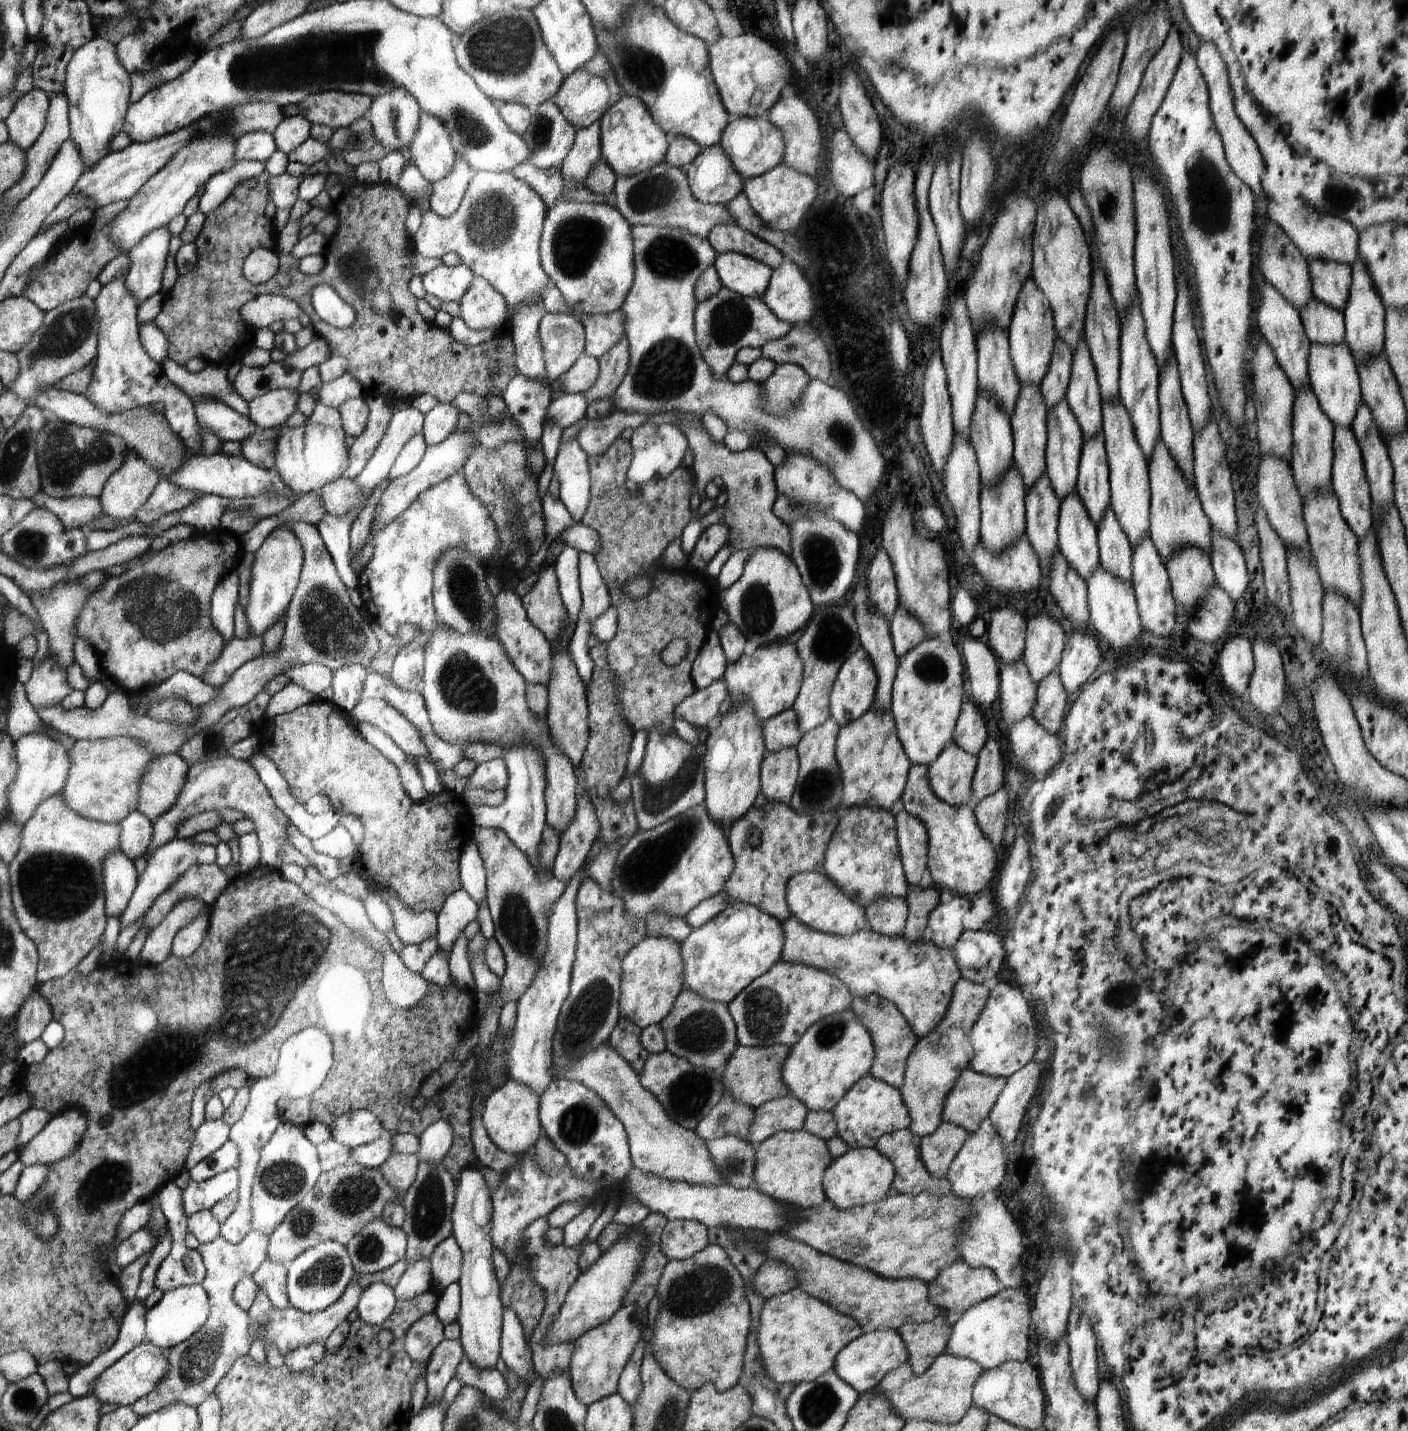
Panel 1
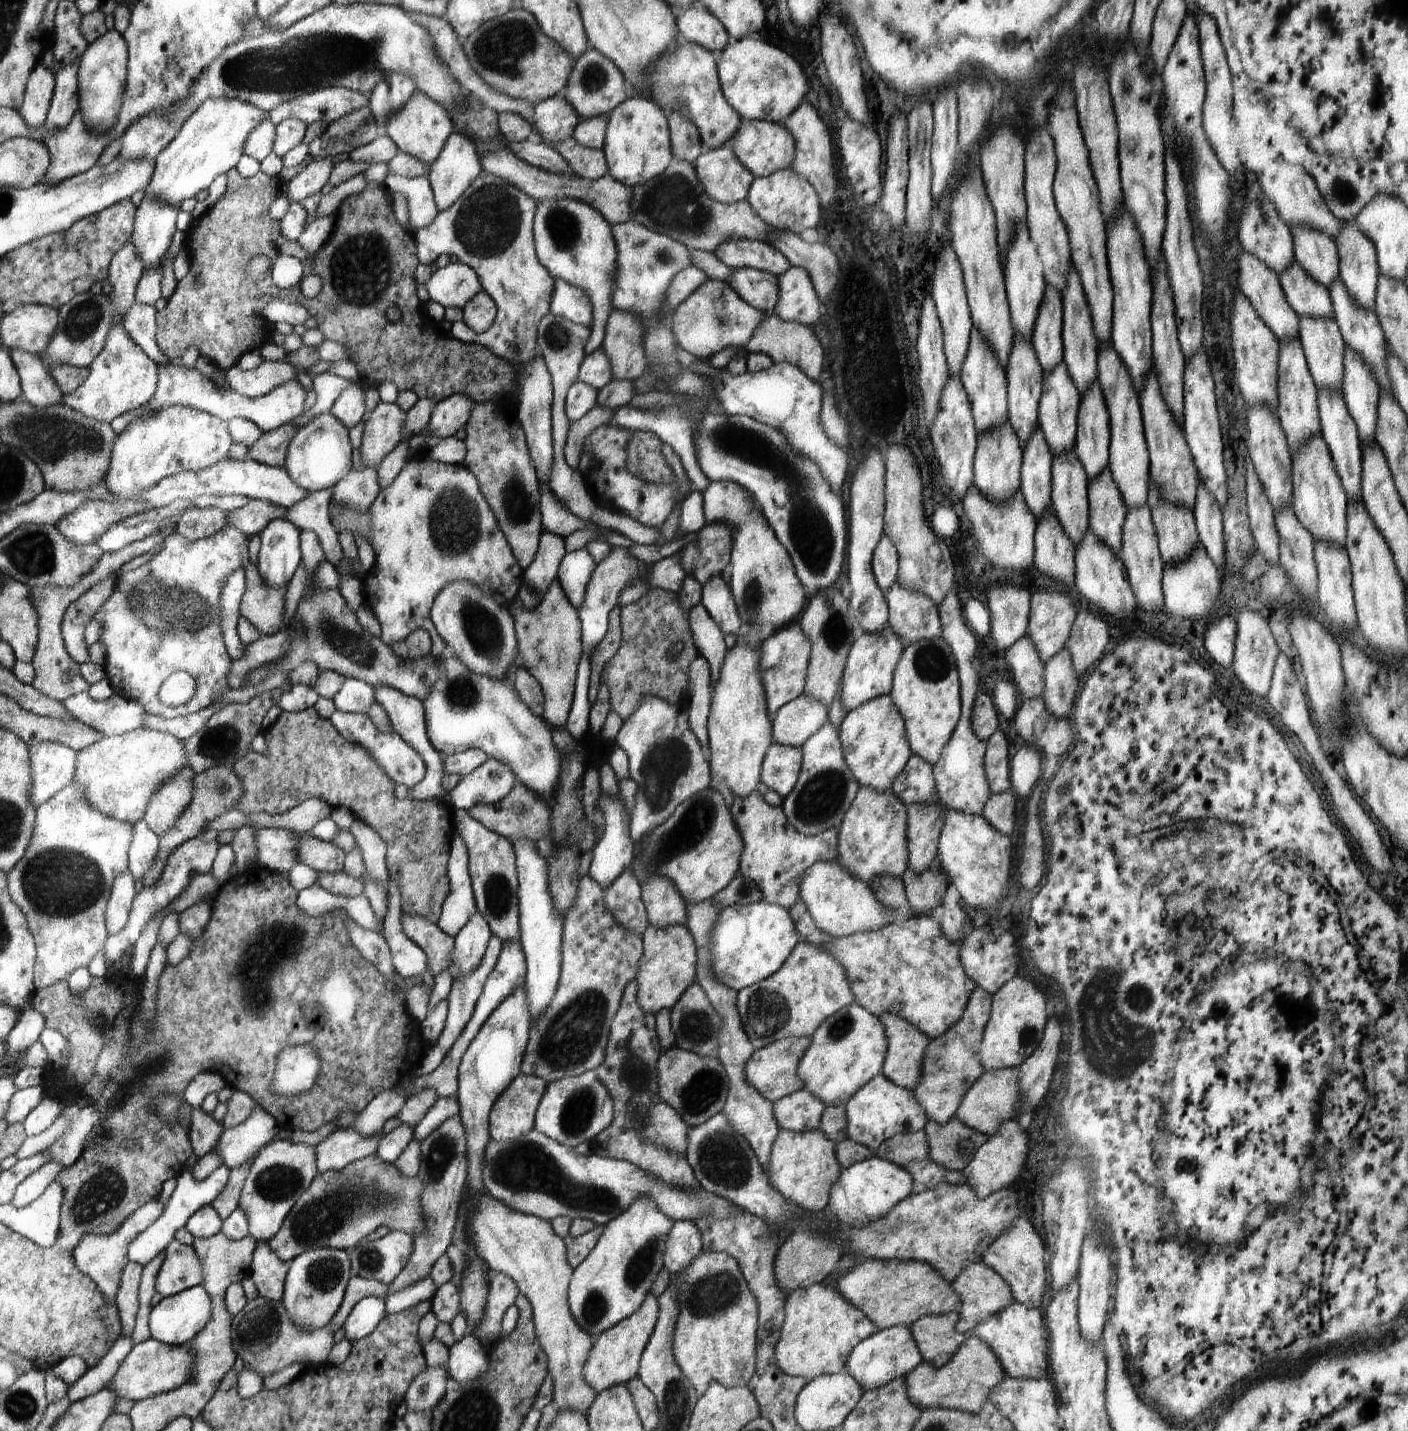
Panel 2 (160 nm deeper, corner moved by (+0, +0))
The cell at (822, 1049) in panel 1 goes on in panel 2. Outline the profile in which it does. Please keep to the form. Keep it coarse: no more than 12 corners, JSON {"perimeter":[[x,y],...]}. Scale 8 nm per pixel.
{"perimeter":[[855,1002],[818,1026],[797,1075],[845,1106],[881,1074],[885,1026]]}

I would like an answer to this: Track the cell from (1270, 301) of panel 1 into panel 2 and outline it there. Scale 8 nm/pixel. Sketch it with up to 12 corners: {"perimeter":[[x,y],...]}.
{"perimeter":[[1242,249],[1237,283],[1282,339],[1298,338],[1299,315],[1279,276]]}

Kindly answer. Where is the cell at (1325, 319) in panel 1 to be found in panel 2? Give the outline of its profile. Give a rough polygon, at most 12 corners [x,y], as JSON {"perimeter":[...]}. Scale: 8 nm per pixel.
{"perimeter":[[1294,261],[1279,283],[1297,315],[1334,319],[1329,290]]}

